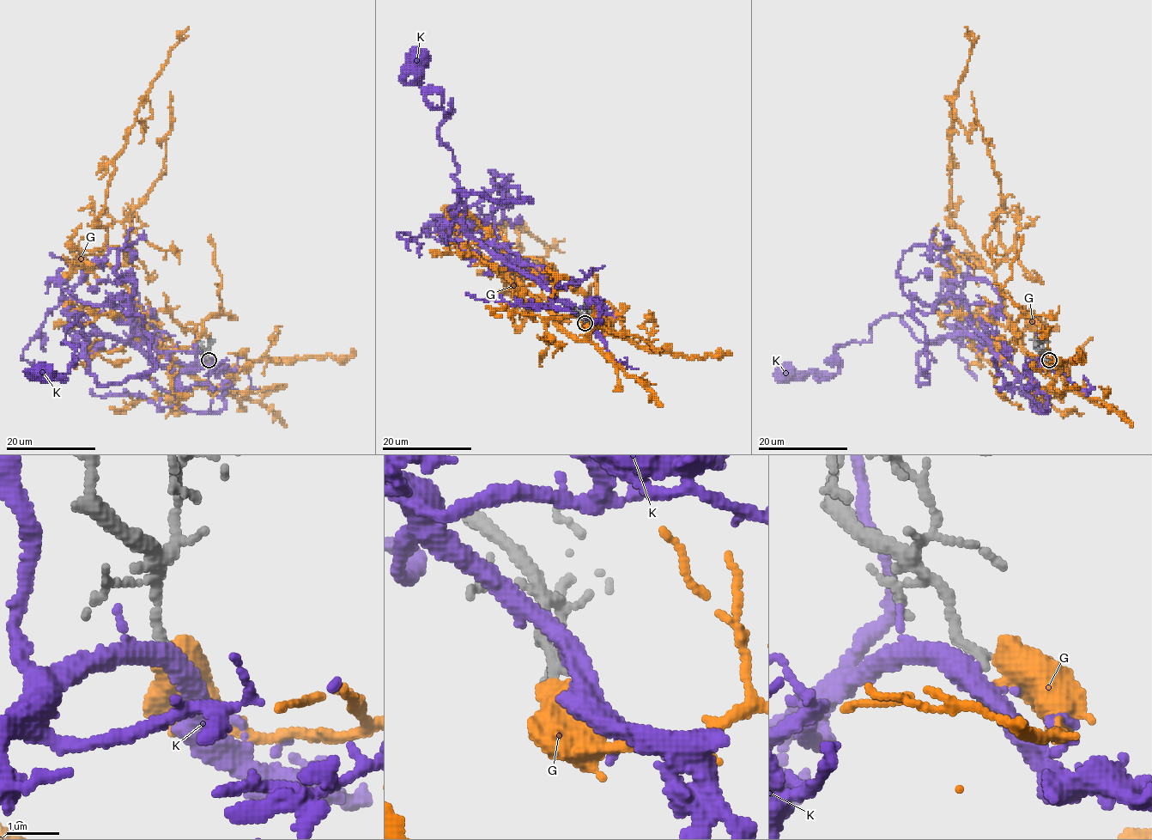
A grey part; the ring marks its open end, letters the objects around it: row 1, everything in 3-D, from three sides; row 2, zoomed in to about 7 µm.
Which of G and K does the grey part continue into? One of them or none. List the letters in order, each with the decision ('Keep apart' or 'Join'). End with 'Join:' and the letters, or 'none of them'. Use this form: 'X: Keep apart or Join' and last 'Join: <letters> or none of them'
G: Join
K: Keep apart
Join: G

